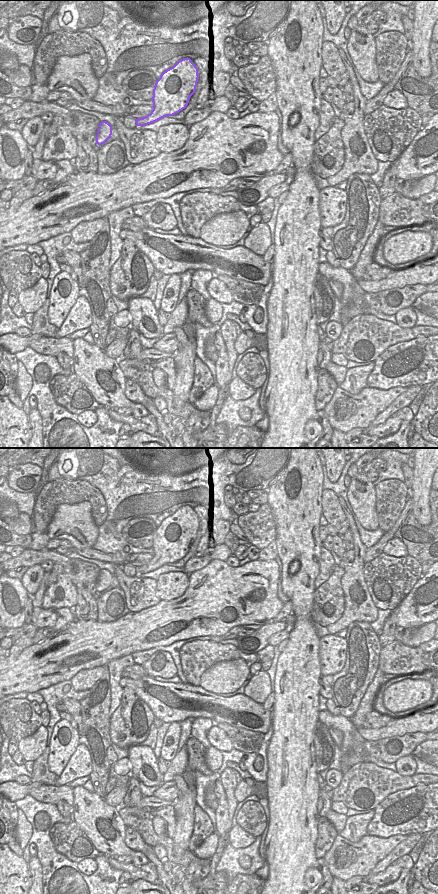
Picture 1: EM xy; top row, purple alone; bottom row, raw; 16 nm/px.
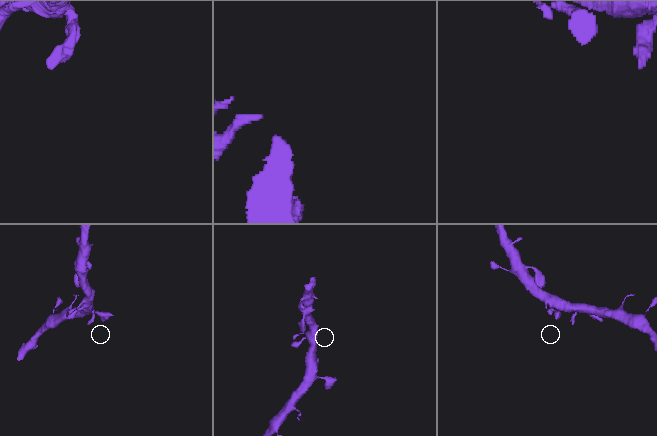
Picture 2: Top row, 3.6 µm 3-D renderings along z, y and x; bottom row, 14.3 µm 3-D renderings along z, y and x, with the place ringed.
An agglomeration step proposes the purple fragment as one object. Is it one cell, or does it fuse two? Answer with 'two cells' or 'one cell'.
one cell

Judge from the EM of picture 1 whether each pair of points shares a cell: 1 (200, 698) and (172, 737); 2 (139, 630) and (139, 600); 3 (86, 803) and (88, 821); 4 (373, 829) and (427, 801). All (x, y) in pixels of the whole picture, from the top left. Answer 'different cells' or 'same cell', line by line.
1: different cells
2: different cells
3: same cell
4: same cell

